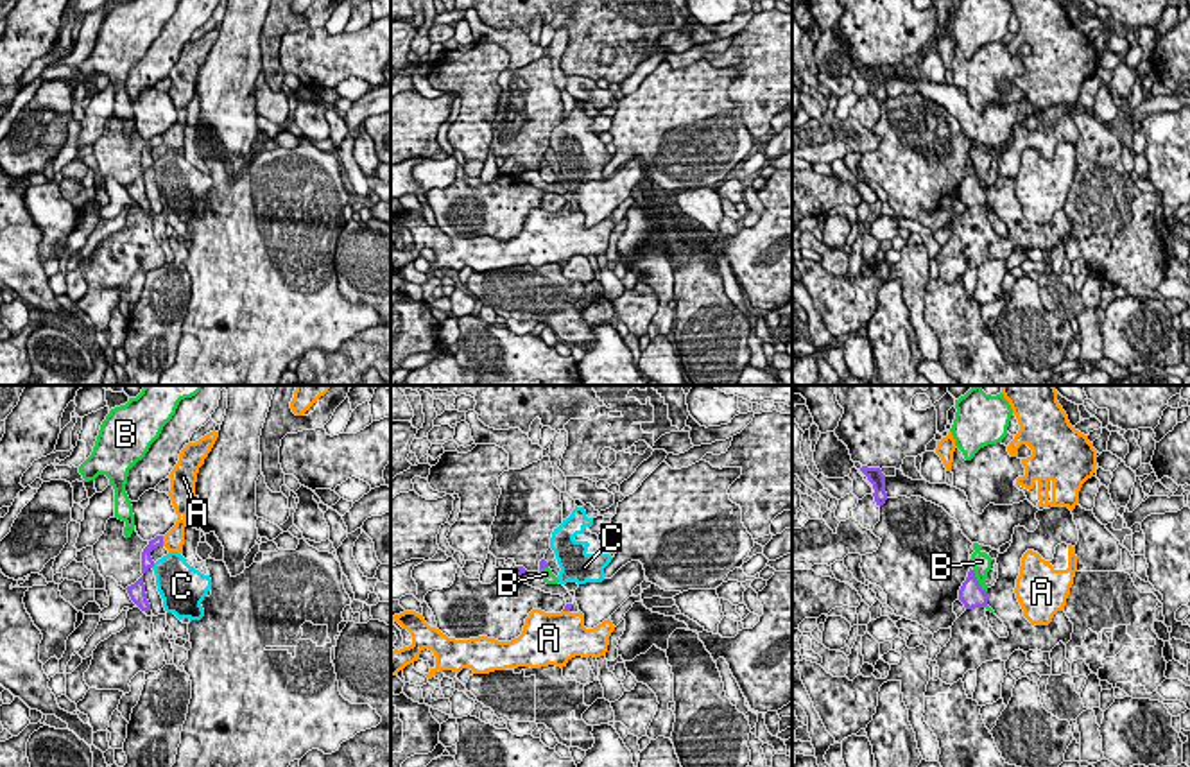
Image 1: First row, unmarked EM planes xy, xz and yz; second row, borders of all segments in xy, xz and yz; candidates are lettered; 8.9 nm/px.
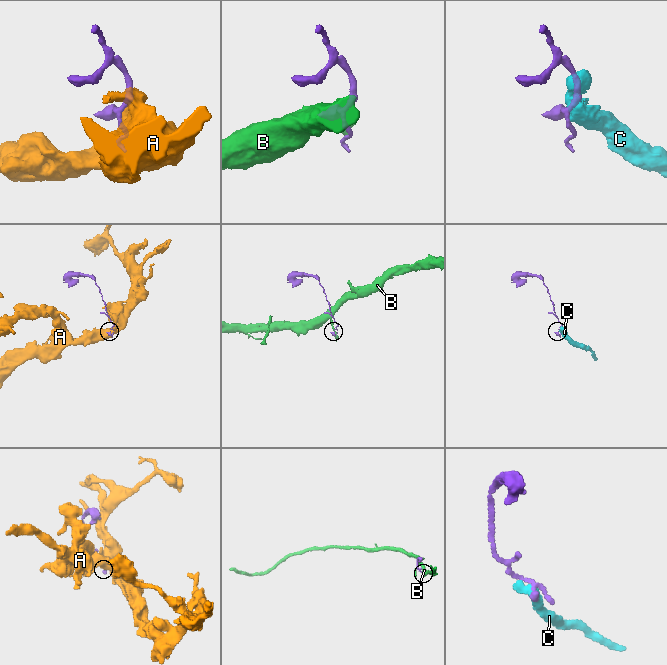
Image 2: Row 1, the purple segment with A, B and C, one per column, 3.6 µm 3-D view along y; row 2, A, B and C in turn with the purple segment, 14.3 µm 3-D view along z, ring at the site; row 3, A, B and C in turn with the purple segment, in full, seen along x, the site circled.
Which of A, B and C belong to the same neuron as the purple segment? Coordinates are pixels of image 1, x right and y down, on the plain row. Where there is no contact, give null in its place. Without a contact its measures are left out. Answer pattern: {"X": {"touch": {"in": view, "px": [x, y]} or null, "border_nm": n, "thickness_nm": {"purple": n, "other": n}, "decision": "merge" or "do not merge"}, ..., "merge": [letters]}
{"A": {"touch": {"in": "xy", "px": [162, 140]}, "border_nm": 100, "thickness_nm": {"purple": 100, "other": 190}, "decision": "do not merge"}, "B": {"touch": {"in": "yz", "px": [977, 180]}, "border_nm": 260, "thickness_nm": {"purple": 220, "other": 160}, "decision": "do not merge"}, "C": {"touch": {"in": "xy", "px": [153, 163]}, "border_nm": 60, "thickness_nm": {"purple": 100, "other": 360}, "decision": "do not merge"}, "merge": []}

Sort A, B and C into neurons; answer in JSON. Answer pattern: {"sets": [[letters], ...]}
{"sets": [["A"], ["B"], ["C"]]}

